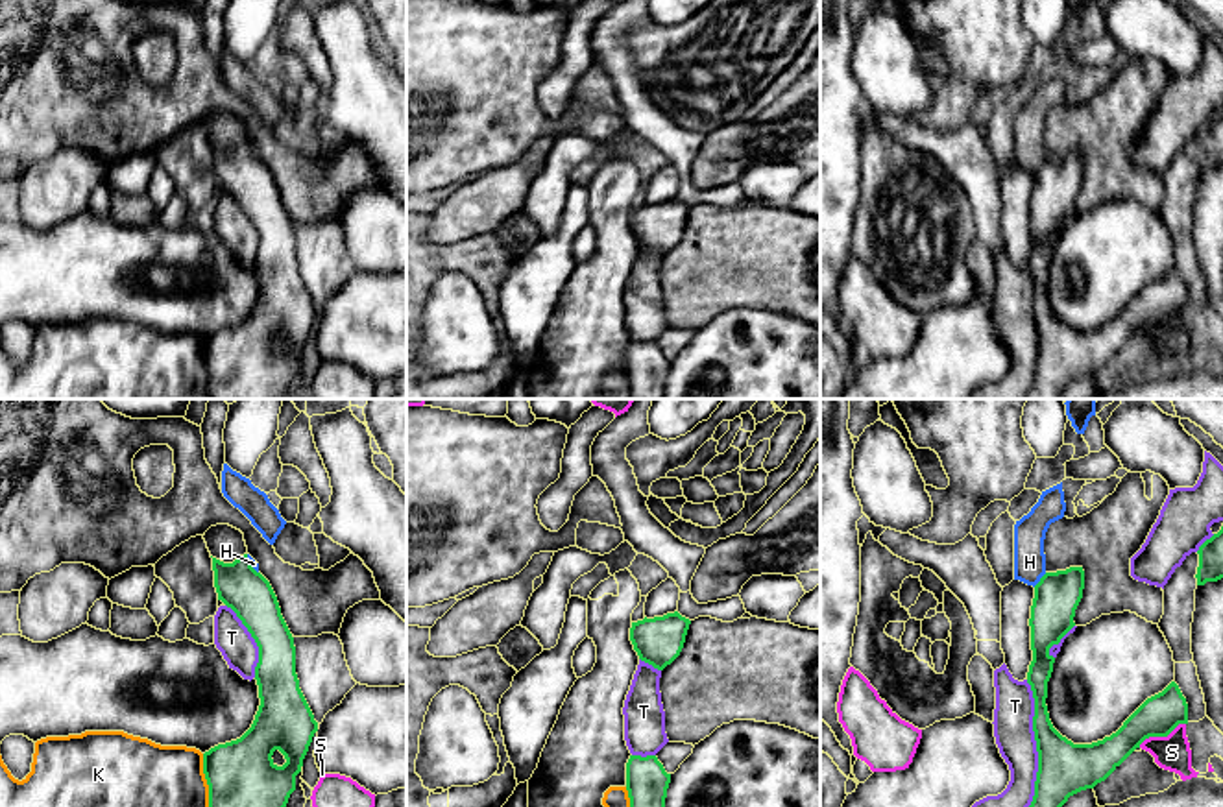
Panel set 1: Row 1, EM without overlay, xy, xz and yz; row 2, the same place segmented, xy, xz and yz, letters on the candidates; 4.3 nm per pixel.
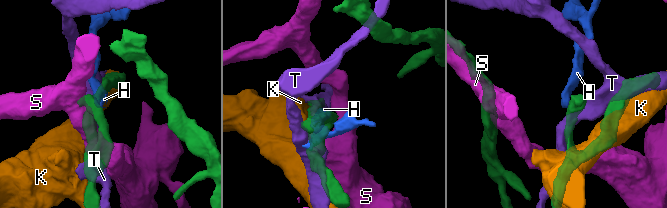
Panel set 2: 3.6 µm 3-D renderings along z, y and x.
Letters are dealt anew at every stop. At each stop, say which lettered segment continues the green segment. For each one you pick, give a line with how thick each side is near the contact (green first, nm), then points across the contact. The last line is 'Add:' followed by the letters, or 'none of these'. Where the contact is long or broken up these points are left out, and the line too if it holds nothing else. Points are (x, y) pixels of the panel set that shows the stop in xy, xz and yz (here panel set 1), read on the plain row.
Add: none of these

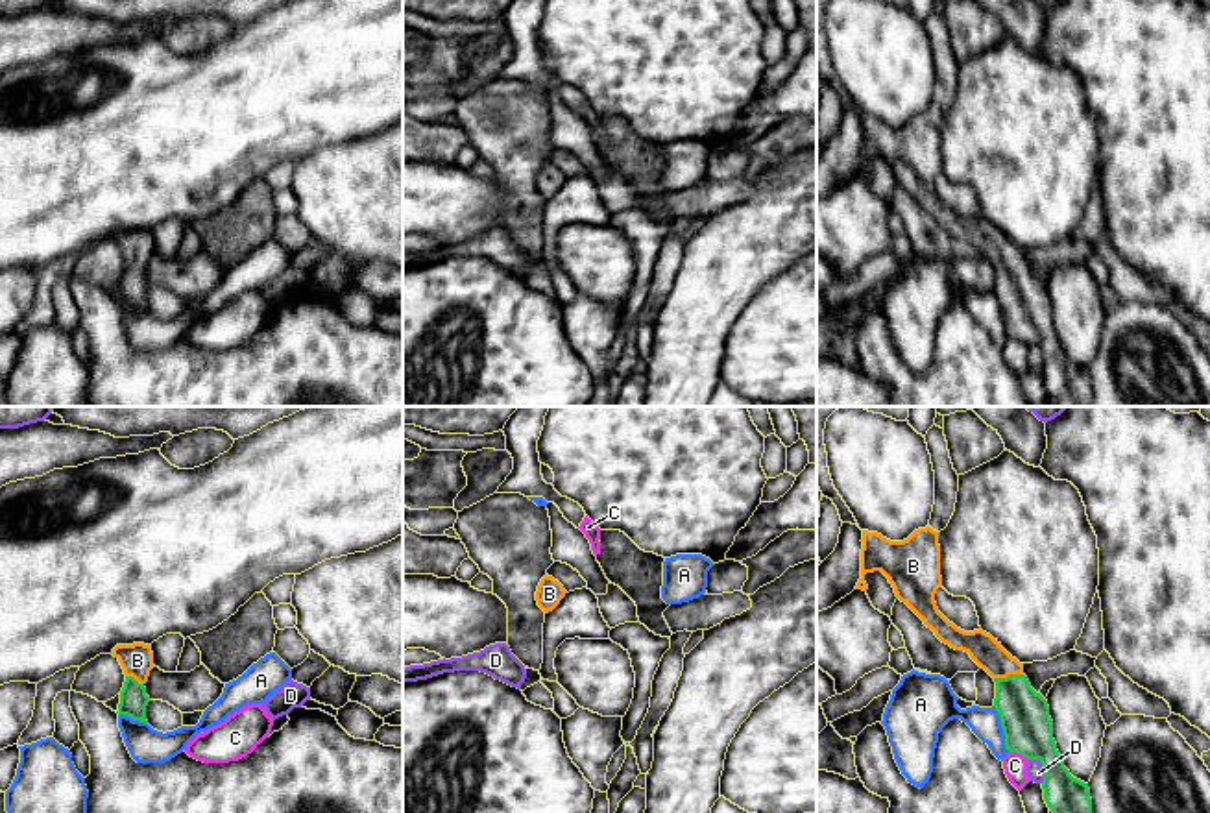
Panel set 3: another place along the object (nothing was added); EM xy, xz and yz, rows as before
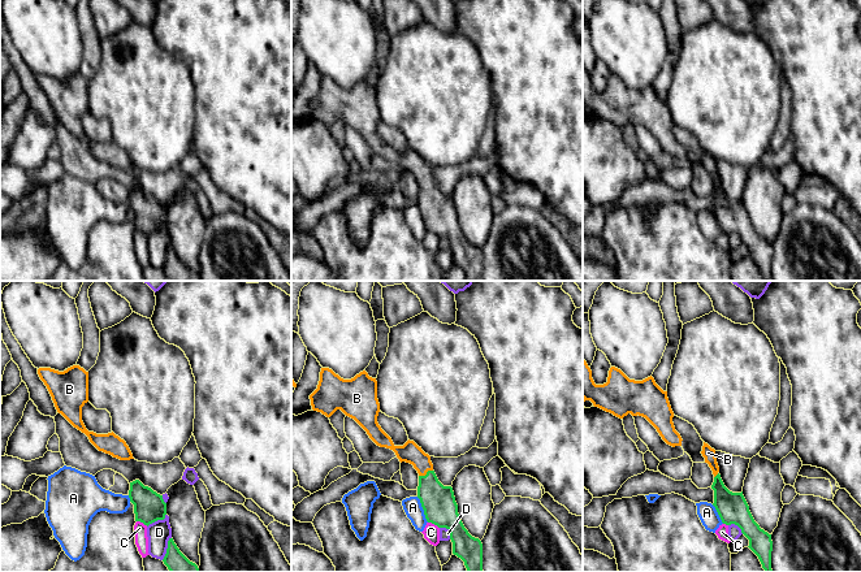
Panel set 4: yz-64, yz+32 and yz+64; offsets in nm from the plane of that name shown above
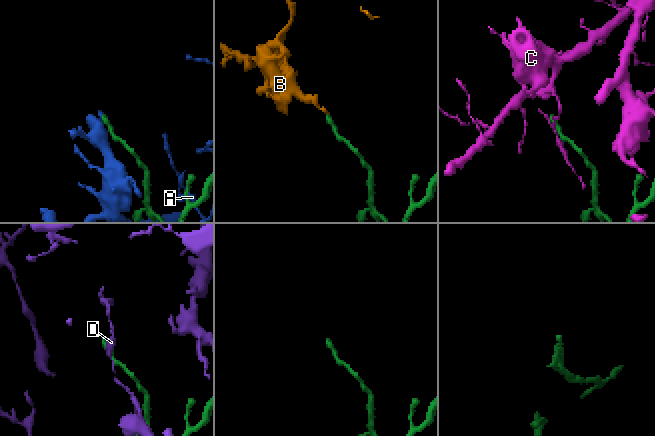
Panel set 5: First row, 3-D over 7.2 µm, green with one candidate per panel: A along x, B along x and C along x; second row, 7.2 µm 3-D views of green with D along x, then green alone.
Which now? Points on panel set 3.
B: 220 nm thick on the green side, 140 nm on the other; runs through yz (1024, 300), (1007, 263), (983, 235)
Add: B

